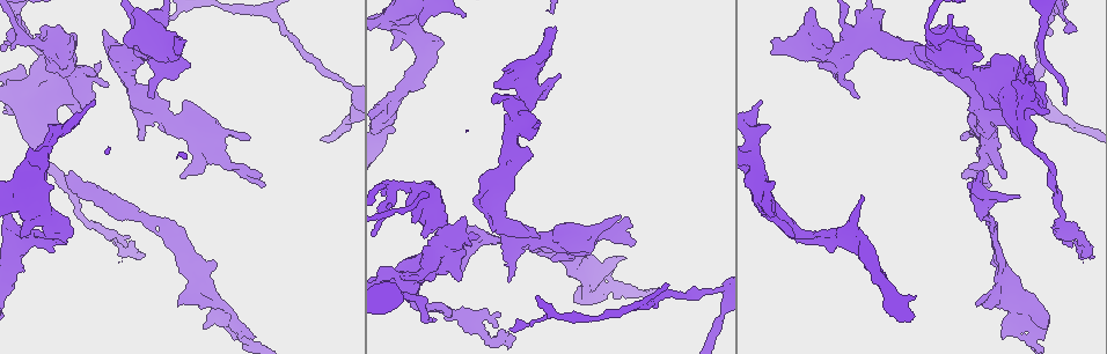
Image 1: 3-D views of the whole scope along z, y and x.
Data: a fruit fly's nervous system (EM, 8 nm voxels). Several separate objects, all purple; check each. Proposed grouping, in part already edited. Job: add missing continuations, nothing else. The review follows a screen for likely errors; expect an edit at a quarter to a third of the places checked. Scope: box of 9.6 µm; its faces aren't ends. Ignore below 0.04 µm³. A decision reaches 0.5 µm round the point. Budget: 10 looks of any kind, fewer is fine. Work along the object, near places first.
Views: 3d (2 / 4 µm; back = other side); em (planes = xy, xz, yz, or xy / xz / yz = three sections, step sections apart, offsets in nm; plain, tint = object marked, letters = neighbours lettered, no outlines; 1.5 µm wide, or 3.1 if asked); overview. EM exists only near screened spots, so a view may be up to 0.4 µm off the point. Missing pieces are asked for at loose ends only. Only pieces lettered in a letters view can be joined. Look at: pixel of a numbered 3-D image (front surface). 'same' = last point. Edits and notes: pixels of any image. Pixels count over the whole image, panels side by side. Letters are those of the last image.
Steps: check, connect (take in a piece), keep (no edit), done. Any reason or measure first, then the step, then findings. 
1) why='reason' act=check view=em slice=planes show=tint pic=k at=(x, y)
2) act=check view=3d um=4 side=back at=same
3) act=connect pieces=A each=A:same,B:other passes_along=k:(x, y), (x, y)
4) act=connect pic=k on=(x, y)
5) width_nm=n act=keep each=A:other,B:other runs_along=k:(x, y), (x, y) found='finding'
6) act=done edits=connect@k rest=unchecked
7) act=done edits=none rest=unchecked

why='an open end' act=check view=em slice=xy step=4 show=tint pic=1 at=(256, 175)

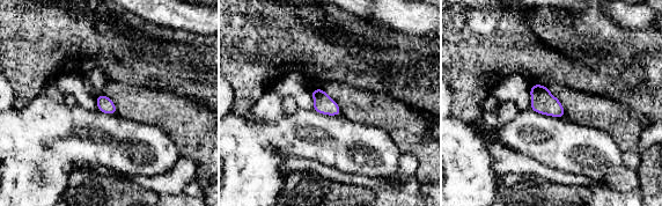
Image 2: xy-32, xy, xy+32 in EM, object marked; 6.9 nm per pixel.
why='cut it another way' act=check view=em slice=planes show=letters at=same

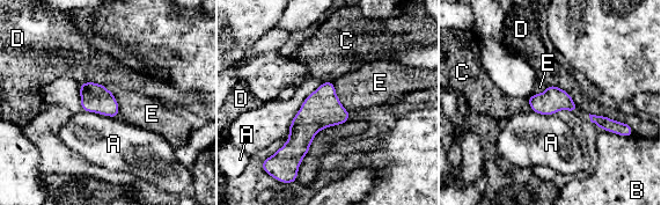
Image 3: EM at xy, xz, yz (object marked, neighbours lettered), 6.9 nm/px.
width_nm=170 act=keep each=A:other,B:other,C:other,D:other,E:other border=3:(331, 81), (336, 96), (349, 112) found='none of them fits'

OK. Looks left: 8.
why='branch stops here' act=check view=em slice=xy step=4 show=plain pic=1 at=(188, 246)

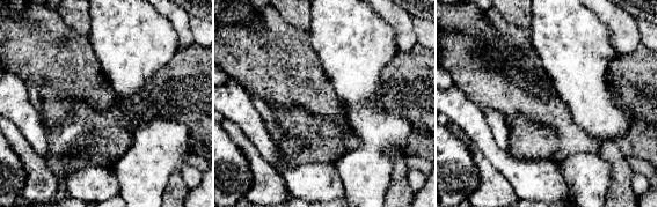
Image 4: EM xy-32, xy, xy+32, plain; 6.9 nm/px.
why='what lies round it' act=check view=em slice=xy step=4 show=letters at=same

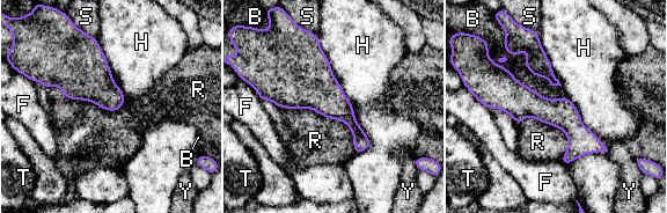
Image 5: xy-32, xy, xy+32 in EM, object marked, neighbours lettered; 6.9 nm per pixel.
width_nm=200 act=keep each=B:other,F:other,H:other,R:other,S:other,T:other,Y:other runs_along=5:(486, 98), (558, 112), (602, 148) found='none of them fits'

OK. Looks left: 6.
act=check view=3d um=2 pic=1 at=(465, 223)

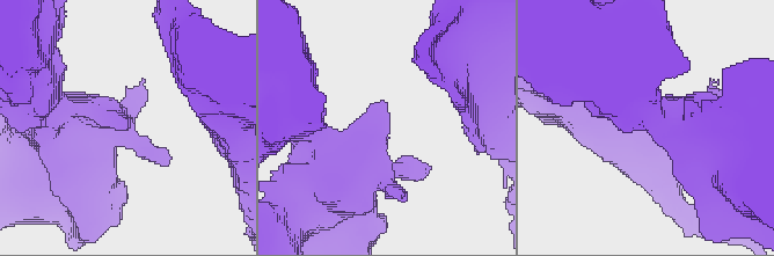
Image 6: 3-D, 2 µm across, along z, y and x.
act=check view=em slice=planes show=letters pic=6 at=(388, 126)

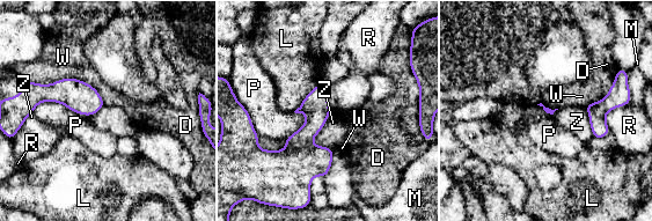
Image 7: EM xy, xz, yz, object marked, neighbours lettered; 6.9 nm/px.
act=keep each=D:other,L:other,M:other,P:other,R:other,W:other,Z:other border=7:(630, 101), (606, 115), (609, 131) found='no lettered piece goes on from it'

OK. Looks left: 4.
why='branch stops here' act=check view=em slice=planes show=tint pic=1 at=(859, 9)

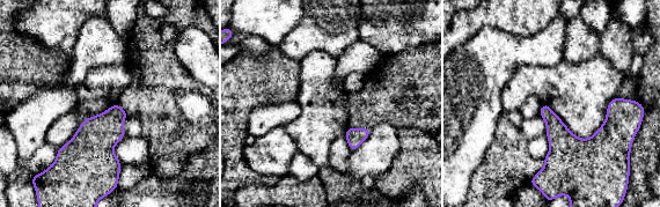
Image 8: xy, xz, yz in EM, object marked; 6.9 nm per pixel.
act=check view=em slice=planes show=letters at=same

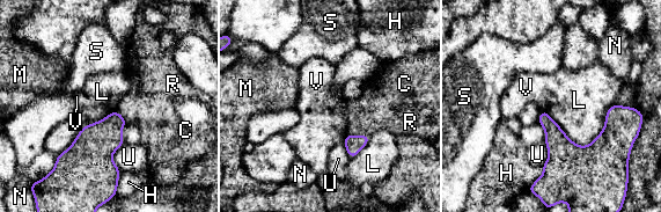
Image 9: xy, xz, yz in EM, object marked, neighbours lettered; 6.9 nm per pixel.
longest_contact=L:500nm act=keep each=C:other,H:other,L:other,M:other,N:other,R:other,S:other,U:other,V:other found='no lettered piece goes on from it'

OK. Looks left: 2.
act=done edits=none rest=unchecked

